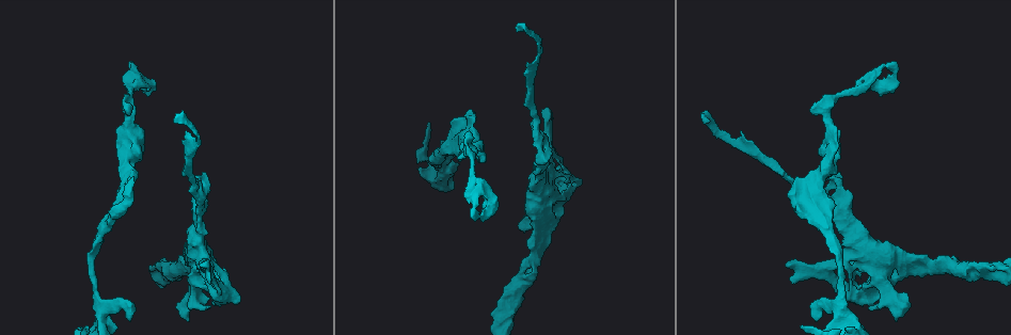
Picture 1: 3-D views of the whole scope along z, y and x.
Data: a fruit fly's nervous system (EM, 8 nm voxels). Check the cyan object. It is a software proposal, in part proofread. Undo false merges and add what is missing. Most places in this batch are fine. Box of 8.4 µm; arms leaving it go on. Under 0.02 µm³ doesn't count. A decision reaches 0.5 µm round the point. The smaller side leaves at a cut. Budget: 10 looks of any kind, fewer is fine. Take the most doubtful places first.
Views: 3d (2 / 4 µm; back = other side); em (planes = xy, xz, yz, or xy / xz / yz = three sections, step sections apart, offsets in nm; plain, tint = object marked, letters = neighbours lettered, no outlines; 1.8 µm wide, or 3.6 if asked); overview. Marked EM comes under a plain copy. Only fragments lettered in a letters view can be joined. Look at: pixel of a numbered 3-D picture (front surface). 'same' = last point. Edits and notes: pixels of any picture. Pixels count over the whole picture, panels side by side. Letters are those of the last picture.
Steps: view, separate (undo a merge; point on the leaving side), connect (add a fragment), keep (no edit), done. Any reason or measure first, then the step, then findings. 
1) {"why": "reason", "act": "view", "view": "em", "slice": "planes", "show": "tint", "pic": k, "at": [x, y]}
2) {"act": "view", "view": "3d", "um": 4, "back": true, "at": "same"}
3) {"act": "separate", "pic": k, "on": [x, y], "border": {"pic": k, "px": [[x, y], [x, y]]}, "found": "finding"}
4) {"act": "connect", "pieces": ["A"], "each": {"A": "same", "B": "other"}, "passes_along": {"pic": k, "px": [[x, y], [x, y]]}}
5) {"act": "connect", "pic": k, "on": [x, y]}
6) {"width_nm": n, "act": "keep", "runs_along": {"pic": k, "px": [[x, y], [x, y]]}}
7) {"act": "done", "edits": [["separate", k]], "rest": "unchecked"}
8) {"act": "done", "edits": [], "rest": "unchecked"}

{"why": "touches itself", "act": "view", "view": "3d", "um": 2, "pic": 1, "at": [129, 131]}

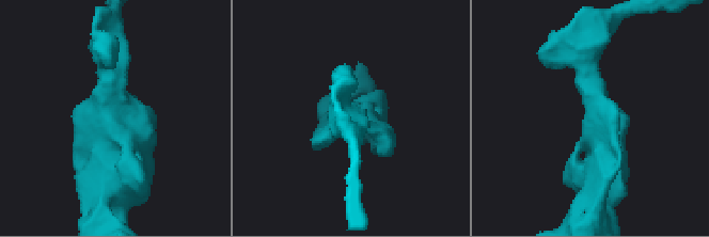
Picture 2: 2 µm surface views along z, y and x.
{"why": "shape alone is not enough", "act": "view", "view": "em", "slice": "xz", "step": 16, "show": "tint", "pic": 2, "at": [108, 117]}

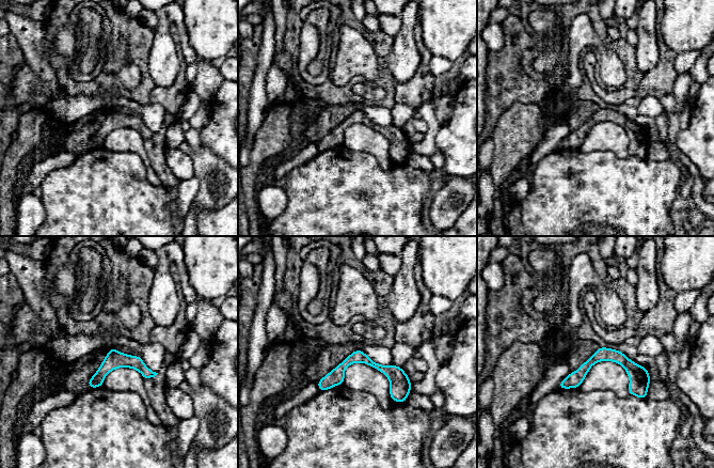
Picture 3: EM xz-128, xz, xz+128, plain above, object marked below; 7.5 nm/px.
{"act": "view", "view": "em", "slice": "planes", "show": "letters", "at": "same"}

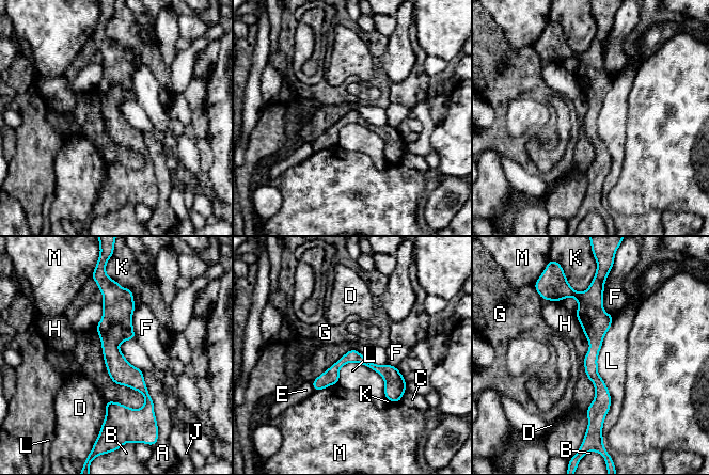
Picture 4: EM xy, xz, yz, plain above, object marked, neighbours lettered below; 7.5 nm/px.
{"width_nm": 100, "act": "keep", "each": {"A": "other", "B": "other", "C": "other", "D": "other", "E": "other", "F": "other", "G": "other", "H": "other", "J": "other", "K": "other", "L": "other", "M": "other"}, "border": {"pic": 4, "px": [[613, 316], [601, 429]]}, "found": "one neuron here"}

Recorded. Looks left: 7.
{"why": "end of a long branch", "act": "view", "view": "em", "slice": "planes", "show": "letters", "pic": 1, "at": [132, 66]}

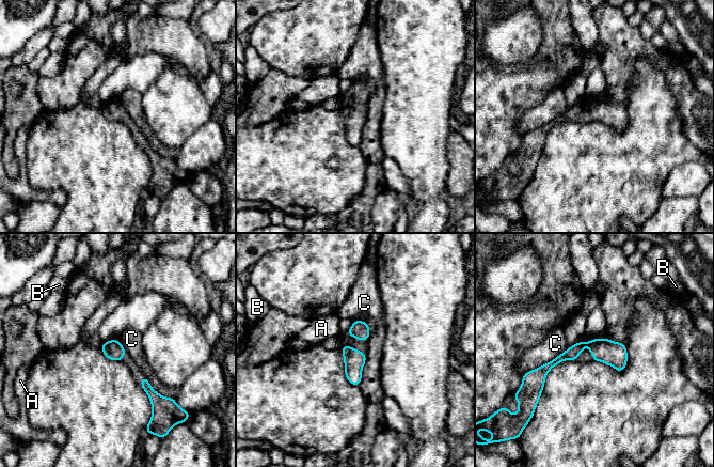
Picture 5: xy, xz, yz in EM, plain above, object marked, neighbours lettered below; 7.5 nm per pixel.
{"act": "keep", "each": {"A": "other", "B": "other", "C": "other"}, "found": "no lettered fragment goes on from it"}

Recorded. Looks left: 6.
{"why": "sharp bend", "act": "view", "view": "3d", "um": 2, "pic": 1, "at": [223, 295]}

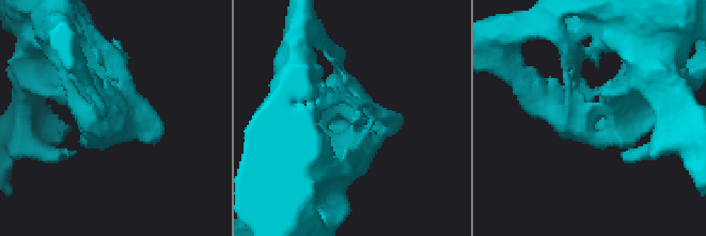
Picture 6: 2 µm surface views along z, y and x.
{"why": "need the tissue", "act": "view", "view": "em", "slice": "planes", "show": "letters", "pic": 6, "at": [619, 117]}

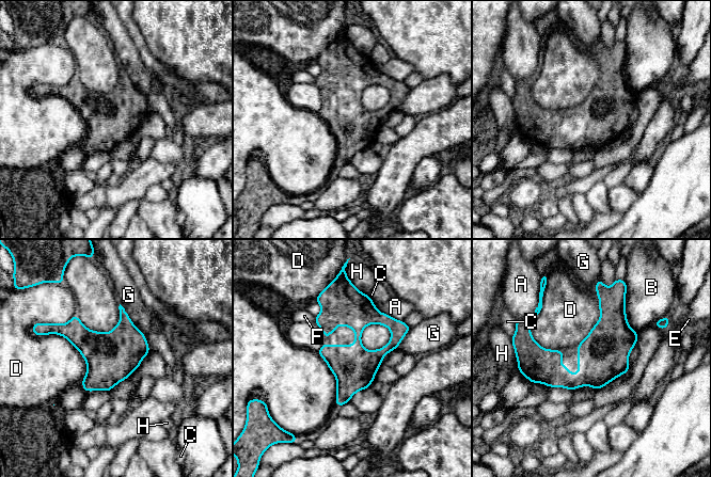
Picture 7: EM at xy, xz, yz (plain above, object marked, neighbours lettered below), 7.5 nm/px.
{"longest_contact_nm": ["D", 460], "act": "keep", "each": {"A": "other", "B": "other", "C": "other", "D": "other", "E": "other", "F": "other", "G": "other", "H": "other"}, "found": "one neuron here"}

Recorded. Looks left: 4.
{"why": "branch stops here", "act": "view", "view": "em", "slice": "planes", "show": "tint", "pic": 1, "at": [818, 317]}

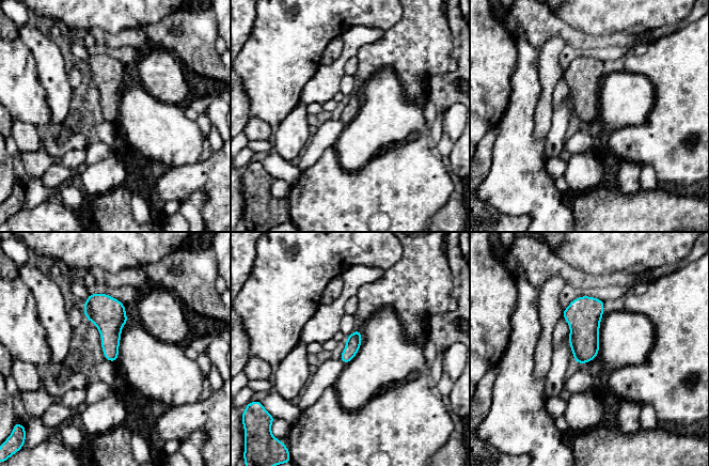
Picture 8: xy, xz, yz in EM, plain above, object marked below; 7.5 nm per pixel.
{"why": "see the neighbours", "act": "view", "view": "em", "slice": "planes", "show": "letters", "at": "same"}

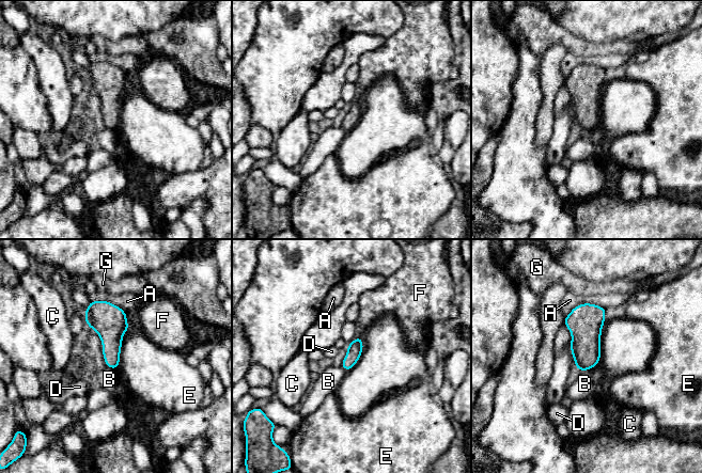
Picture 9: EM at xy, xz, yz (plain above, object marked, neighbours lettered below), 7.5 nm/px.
{"act": "keep", "each": {"A": "other", "B": "other", "C": "other", "D": "other", "E": "other", "F": "other", "G": "other"}, "border": {"pic": 9, "px": [[598, 363], [588, 369], [578, 371]]}, "found": "none of them fits"}

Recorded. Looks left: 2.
{"act": "done", "edits": [], "rest": "unchecked"}

